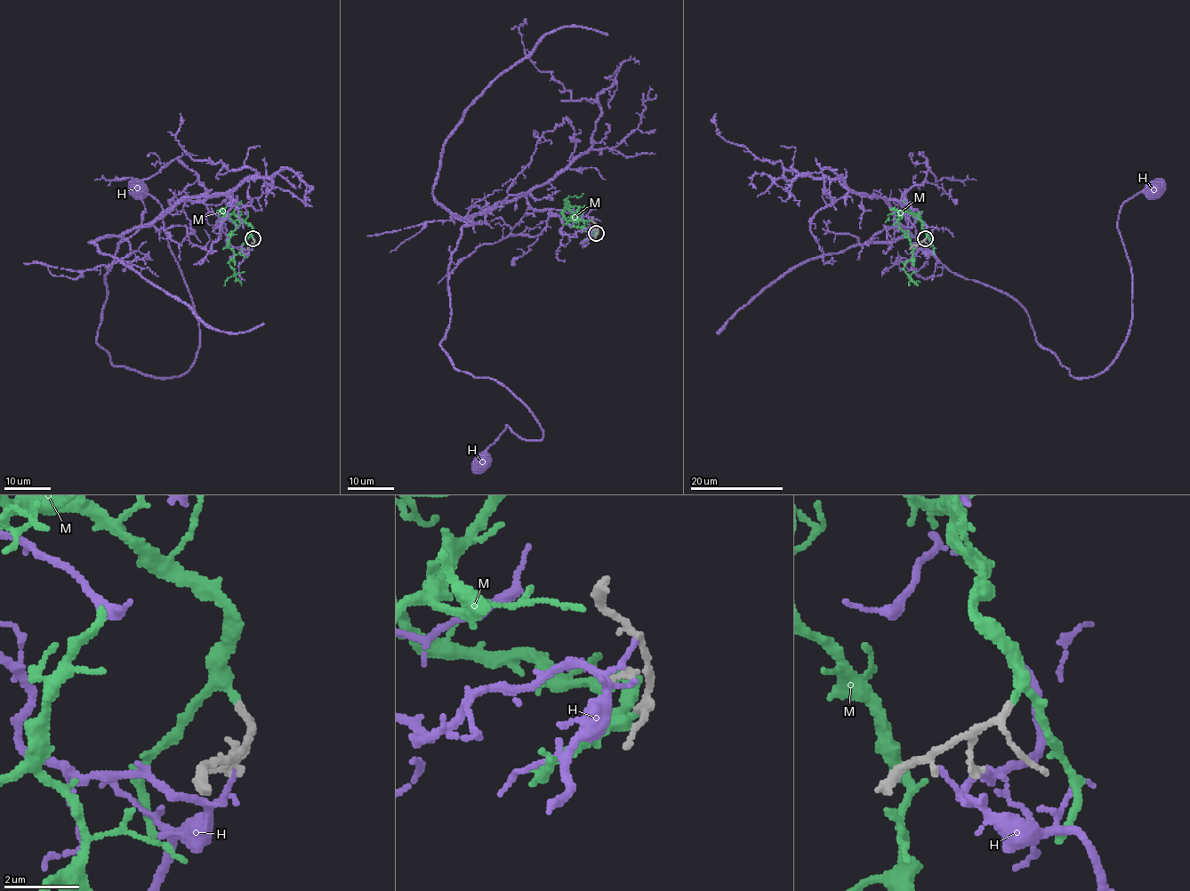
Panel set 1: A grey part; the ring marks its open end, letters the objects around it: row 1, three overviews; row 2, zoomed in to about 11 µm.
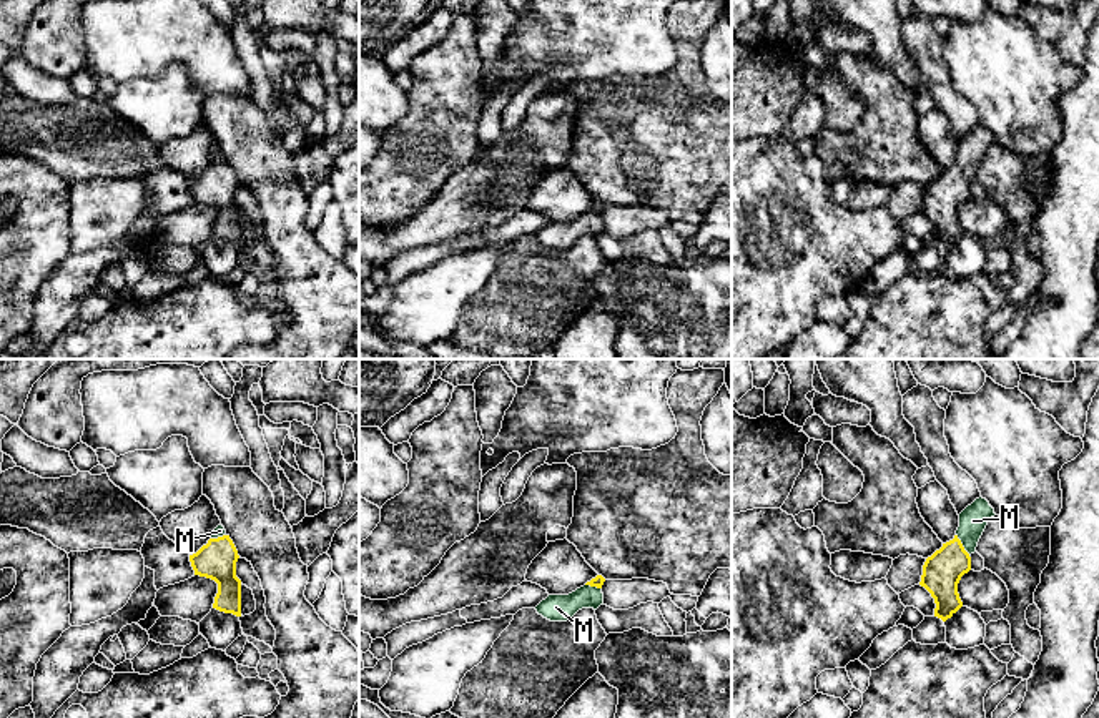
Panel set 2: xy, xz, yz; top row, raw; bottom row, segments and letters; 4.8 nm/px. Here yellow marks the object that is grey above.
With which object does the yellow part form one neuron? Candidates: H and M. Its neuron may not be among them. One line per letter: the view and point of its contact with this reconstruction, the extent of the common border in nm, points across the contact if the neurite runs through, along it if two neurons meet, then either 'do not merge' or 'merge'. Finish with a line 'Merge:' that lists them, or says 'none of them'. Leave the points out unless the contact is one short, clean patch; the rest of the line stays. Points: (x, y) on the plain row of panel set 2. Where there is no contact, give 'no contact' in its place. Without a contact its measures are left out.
H: no contact; do not merge
M: contact yz (961, 172); length 120 nm; way yz (941, 200), (961, 172), (973, 148); merge
Merge: M

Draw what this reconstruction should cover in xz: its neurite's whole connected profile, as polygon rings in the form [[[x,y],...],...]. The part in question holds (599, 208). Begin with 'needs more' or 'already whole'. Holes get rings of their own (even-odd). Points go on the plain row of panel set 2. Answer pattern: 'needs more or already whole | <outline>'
needs more | [[[597,203],[569,223],[549,223],[535,234],[535,238],[550,249],[567,249],[582,236],[597,238],[600,233],[604,233],[604,209],[605,206]]]

